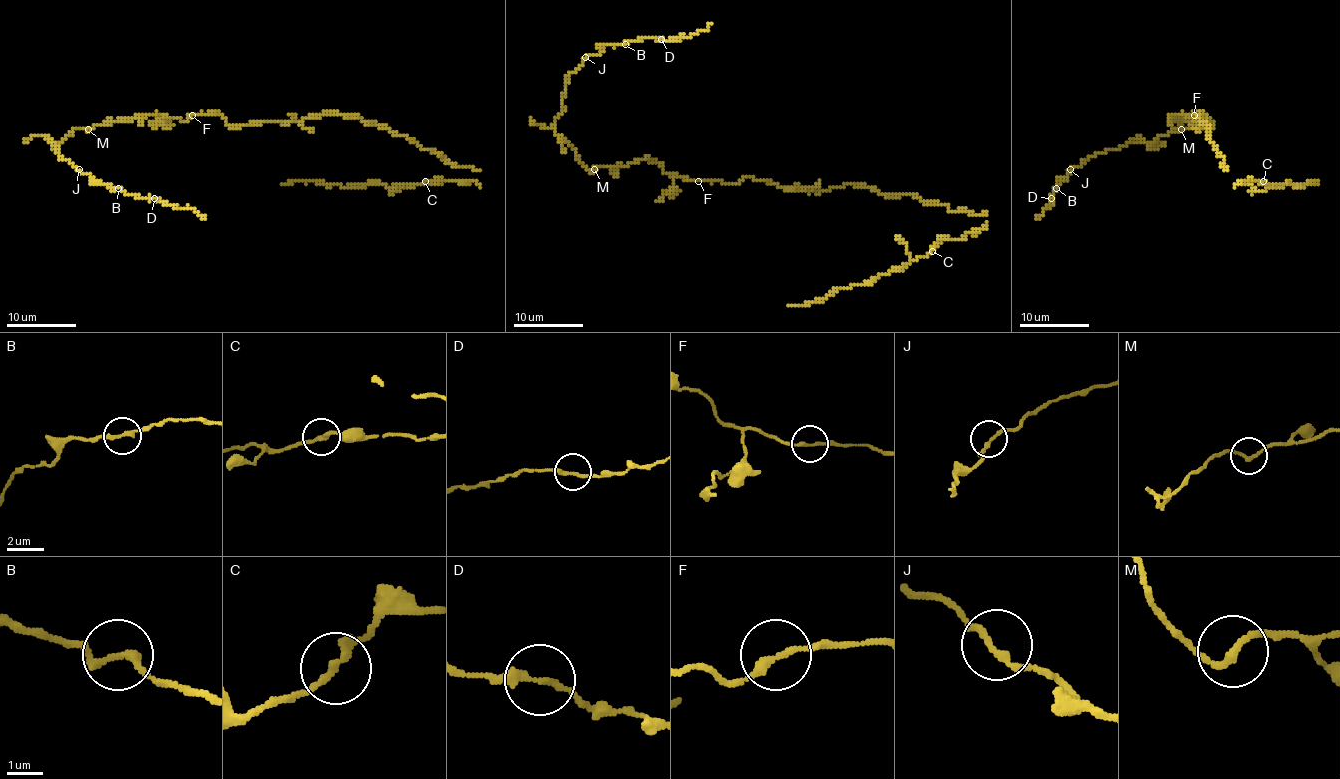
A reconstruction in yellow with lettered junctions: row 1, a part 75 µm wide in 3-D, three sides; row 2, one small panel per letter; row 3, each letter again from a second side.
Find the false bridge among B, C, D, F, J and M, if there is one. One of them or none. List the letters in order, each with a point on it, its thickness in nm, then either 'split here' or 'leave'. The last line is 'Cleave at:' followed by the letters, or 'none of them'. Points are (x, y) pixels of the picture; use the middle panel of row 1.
B: (625, 44) | 200 nm | leave
C: (932, 251) | 200 nm | leave
D: (661, 39) | 200 nm | leave
F: (698, 181) | 190 nm | leave
J: (585, 57) | 190 nm | leave
M: (594, 169) | 190 nm | leave
Cleave at: none of them

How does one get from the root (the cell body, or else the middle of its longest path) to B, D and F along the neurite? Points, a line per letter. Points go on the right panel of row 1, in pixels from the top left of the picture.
B: (1192, 124), (1195, 114), (1194, 121), (1173, 115), (1183, 129), (1152, 145), (1136, 136), (1091, 155), (1056, 188)
D: (1192, 124), (1195, 114), (1178, 114), (1183, 129), (1152, 145), (1136, 136), (1091, 155), (1051, 199)
F: (1192, 124), (1192, 128), (1197, 124), (1197, 115), (1194, 115)

